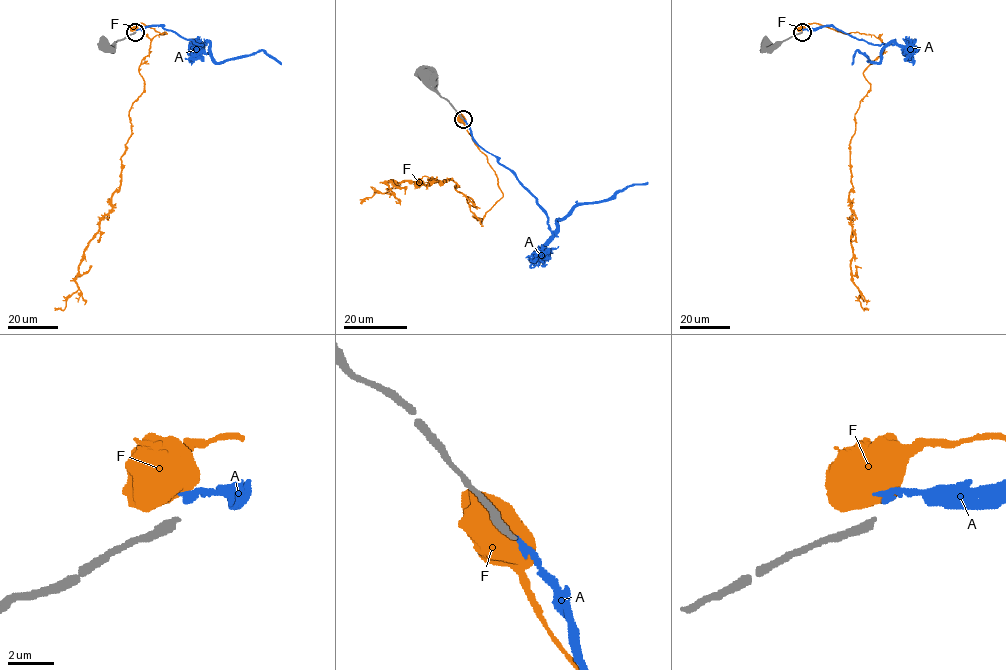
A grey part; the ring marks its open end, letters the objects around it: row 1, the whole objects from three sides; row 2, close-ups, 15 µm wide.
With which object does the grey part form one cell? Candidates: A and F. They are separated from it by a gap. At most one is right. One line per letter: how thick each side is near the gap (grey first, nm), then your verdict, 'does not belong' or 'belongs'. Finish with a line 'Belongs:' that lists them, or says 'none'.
A: 280/360 nm | does not belong
F: 280/850 nm | does not belong
Belongs: none

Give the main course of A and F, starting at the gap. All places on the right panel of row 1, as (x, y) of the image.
A: (803, 30), (831, 25), (875, 44), (891, 42), (878, 62), (857, 50), (851, 64)
F: (802, 30), (816, 23), (884, 45), (863, 72), (870, 90), (849, 144), (851, 275), (868, 310)

